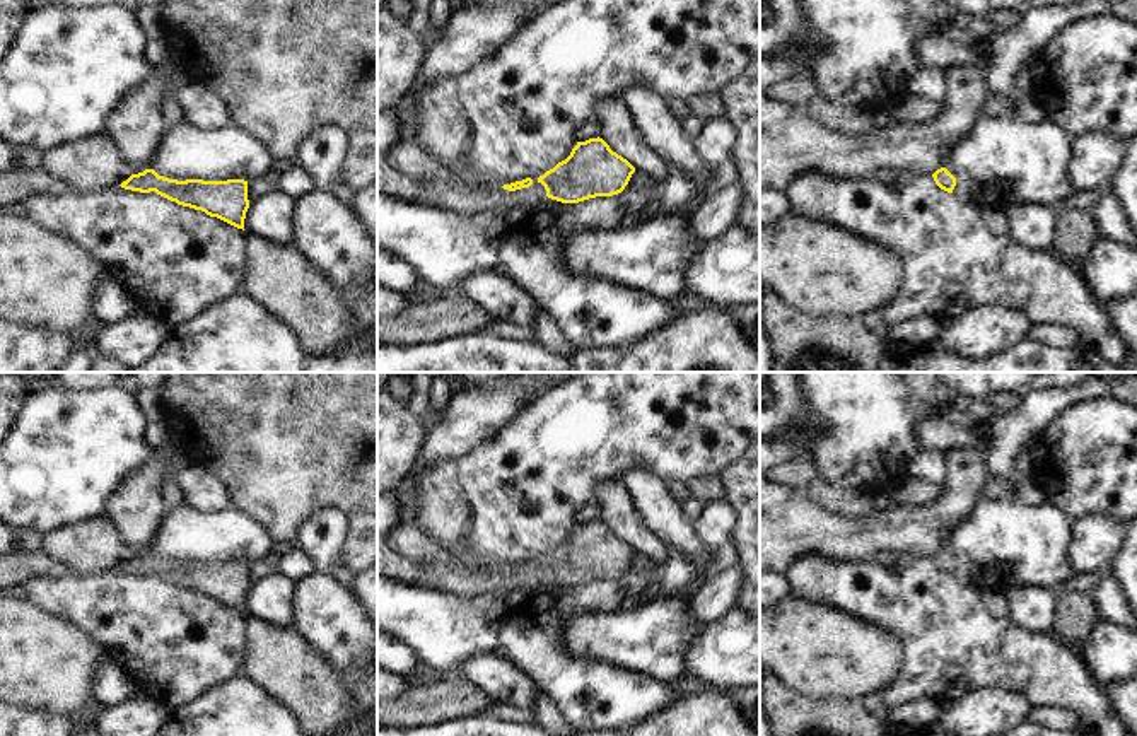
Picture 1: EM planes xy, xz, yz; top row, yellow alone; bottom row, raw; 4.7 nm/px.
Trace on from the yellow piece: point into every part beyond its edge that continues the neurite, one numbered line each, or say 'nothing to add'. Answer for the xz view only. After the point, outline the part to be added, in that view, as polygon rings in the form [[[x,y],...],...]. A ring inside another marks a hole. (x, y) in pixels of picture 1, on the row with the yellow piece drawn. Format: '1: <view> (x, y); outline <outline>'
1: xz (451, 195); outline [[[388,159],[377,162],[377,193],[459,215],[504,210],[514,205],[534,205],[546,196],[545,186],[538,181],[516,191],[502,186],[469,188],[454,178],[408,176],[391,166]]]

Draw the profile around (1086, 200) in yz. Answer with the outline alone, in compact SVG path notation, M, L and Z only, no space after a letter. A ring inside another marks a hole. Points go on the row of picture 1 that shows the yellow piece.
M1113 183L1101 186L1101 188L1096 188L1096 190L1076 193L1069 200L1057 203L1052 208L1057 213L1062 213L1064 210L1069 210L1069 208L1094 212L1098 202L1106 198L1106 196L1111 196L1111 195L1115 195Z

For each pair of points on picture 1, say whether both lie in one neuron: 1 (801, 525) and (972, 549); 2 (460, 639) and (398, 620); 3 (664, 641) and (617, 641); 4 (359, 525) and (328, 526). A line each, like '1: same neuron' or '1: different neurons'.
1: different neurons
2: same neuron
3: same neuron
4: different neurons

